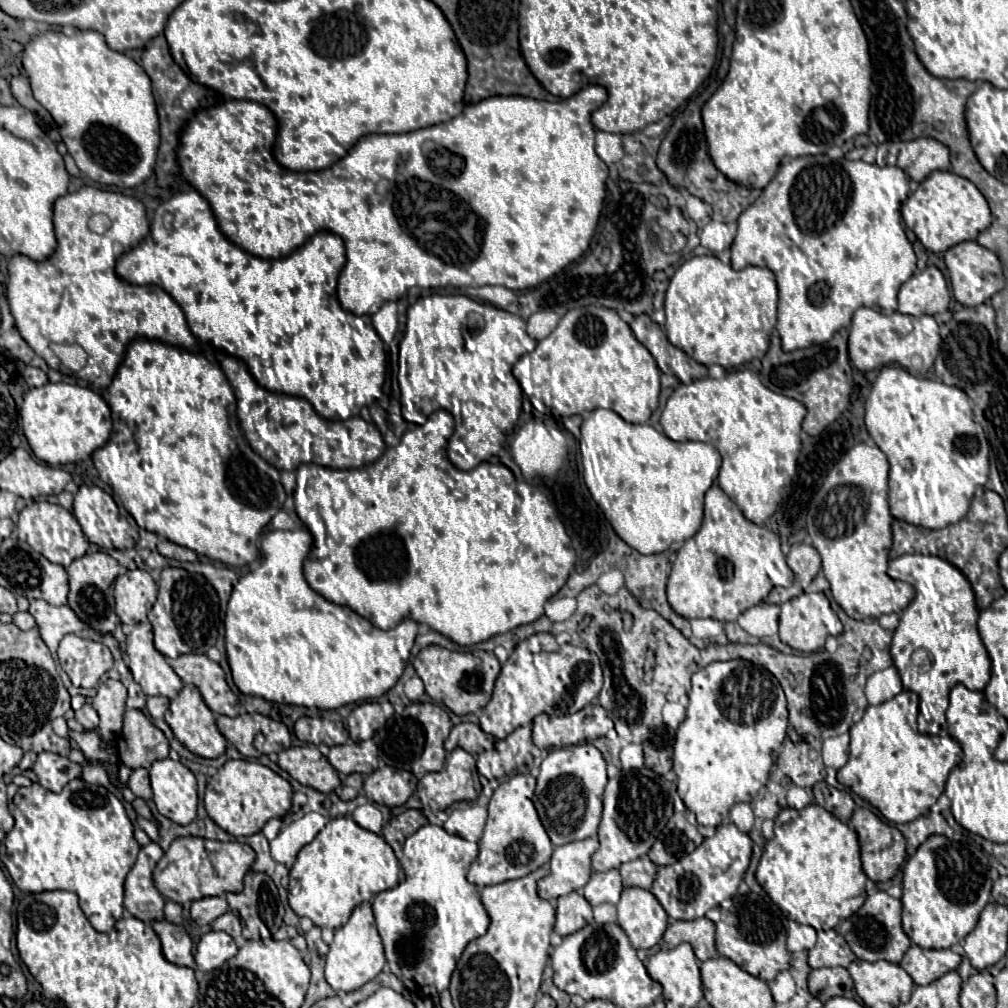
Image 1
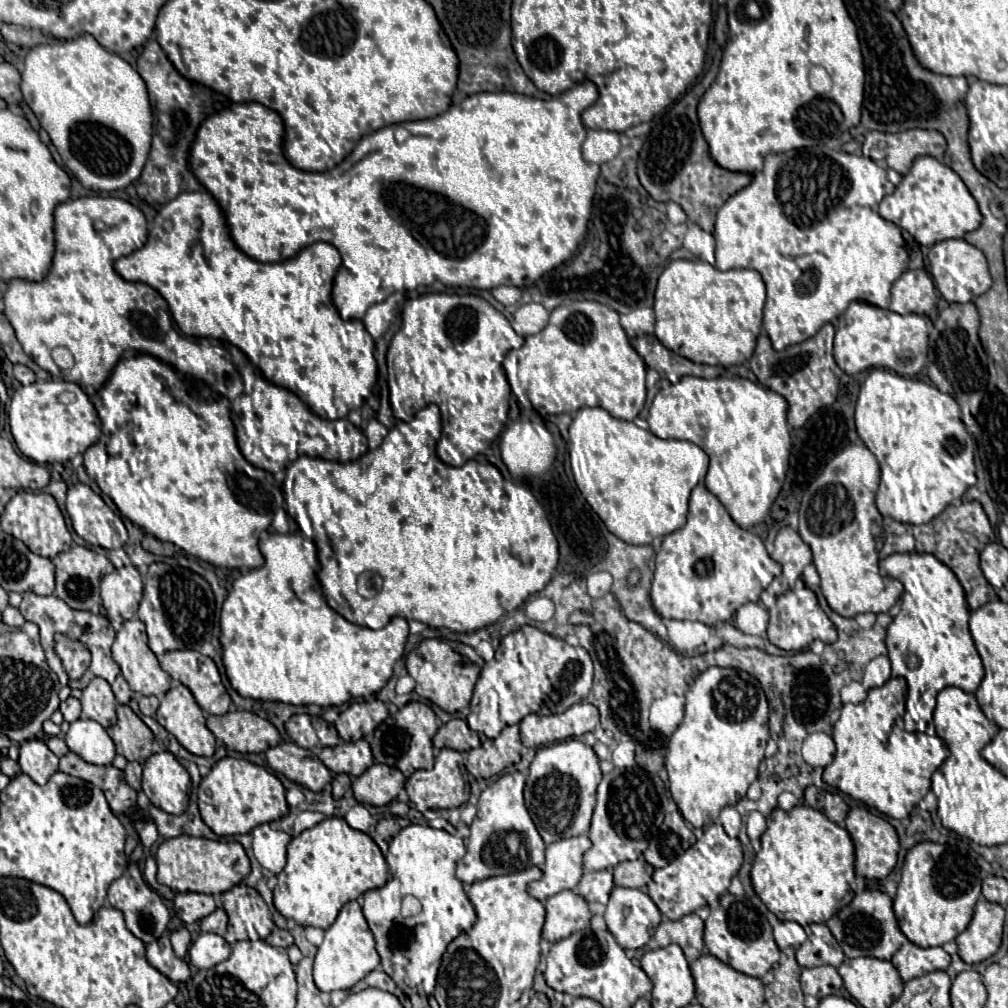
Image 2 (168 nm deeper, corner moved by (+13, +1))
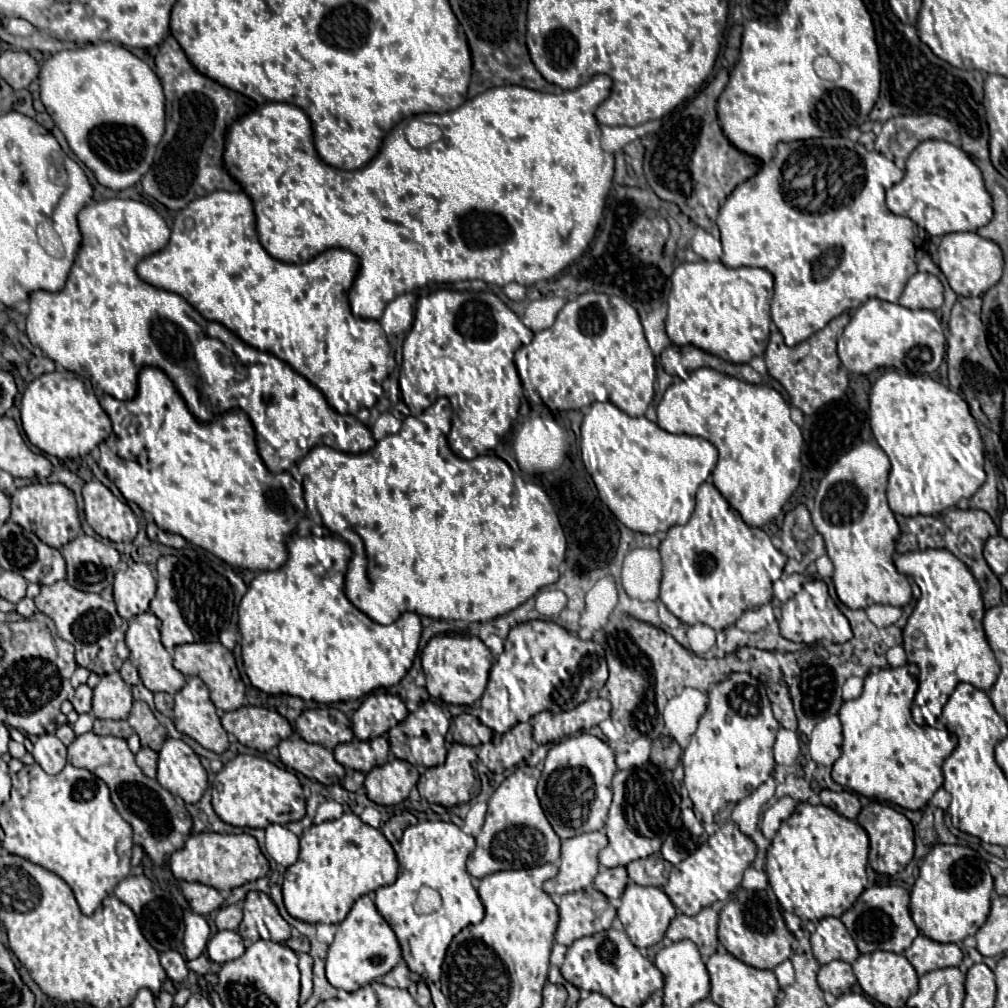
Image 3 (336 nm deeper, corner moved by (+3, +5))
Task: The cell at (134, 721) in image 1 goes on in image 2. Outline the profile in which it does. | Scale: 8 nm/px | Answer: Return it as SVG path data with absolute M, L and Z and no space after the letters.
M128 705L118 707L118 721L108 727L108 735L116 745L116 753L128 761L144 763L154 753L152 731Z

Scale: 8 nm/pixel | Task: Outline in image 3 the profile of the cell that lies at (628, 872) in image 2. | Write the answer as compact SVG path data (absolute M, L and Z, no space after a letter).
M632 861L626 869L628 869L628 875L634 883L638 883L638 885L658 885L658 881L644 871L642 861Z

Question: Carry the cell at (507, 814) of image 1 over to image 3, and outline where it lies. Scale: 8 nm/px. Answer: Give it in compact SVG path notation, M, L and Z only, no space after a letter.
M516 769L508 775L488 801L488 815L480 835L476 837L476 849L468 859L468 871L472 877L486 877L504 869L532 869L544 863L560 861L560 837L548 823L542 805L536 797L538 777Z

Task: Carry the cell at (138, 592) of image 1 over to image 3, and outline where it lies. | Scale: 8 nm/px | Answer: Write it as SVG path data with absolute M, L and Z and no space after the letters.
M136 563L128 569L116 571L114 577L114 603L124 619L148 611L152 597L156 595L156 579L148 565Z

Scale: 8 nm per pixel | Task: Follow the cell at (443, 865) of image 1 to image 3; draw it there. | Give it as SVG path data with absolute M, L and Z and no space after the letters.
M424 821L404 831L400 847L398 879L392 885L380 887L374 903L394 929L410 971L418 973L430 985L440 979L442 961L454 935L484 917L484 905L466 871L466 859L474 851L474 837L466 835L454 823Z

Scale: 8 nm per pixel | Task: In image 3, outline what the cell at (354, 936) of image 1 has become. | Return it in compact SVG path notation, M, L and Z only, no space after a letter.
M368 895L360 897L350 909L348 917L338 925L336 939L328 949L326 979L336 989L358 991L362 985L368 985L372 981L382 981L382 977L390 969L394 969L398 961L402 961L402 949L392 927L376 911L376 905Z

